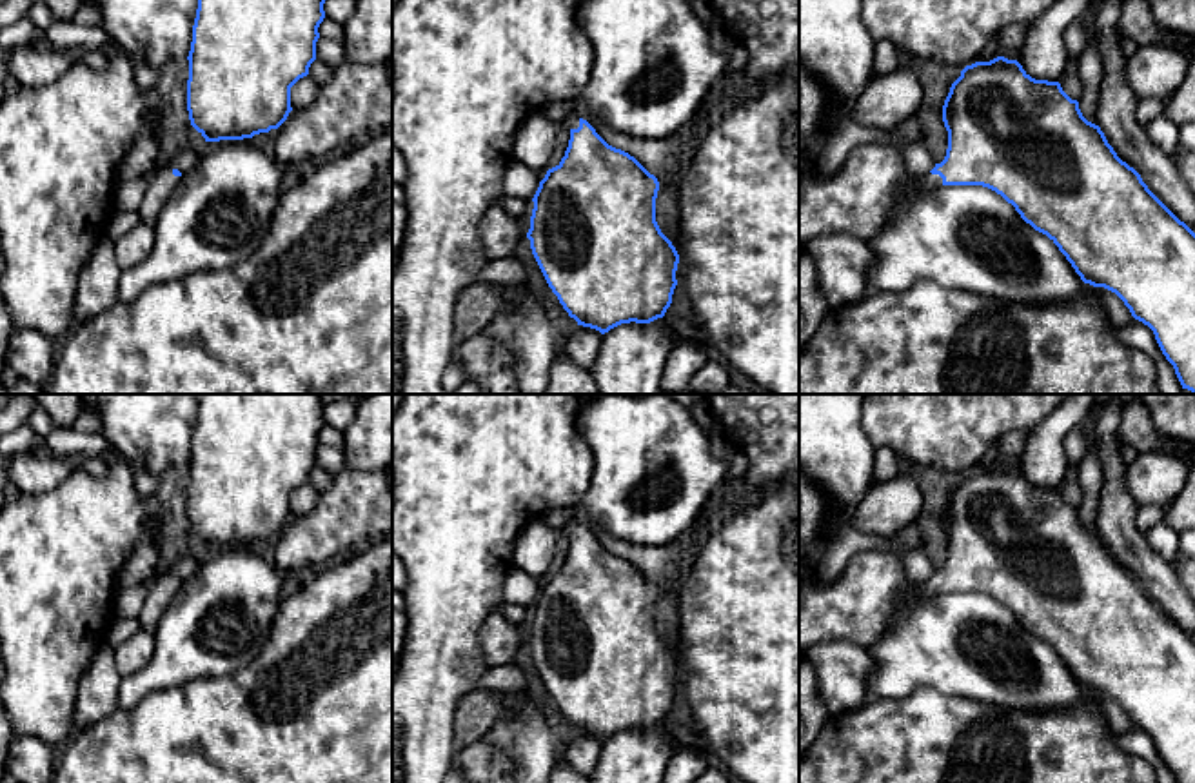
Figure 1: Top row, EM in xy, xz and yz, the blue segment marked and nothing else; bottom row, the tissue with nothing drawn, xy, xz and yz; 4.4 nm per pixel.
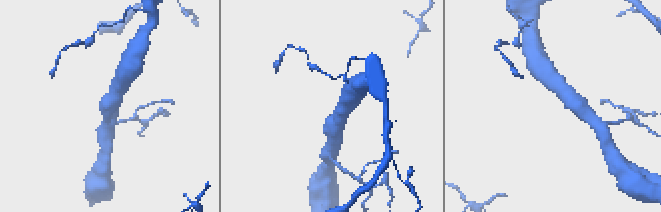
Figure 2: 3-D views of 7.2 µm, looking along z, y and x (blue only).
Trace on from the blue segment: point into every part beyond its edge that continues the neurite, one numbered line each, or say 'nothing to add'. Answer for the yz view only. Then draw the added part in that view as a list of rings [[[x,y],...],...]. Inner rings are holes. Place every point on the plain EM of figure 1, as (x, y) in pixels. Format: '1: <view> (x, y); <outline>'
1: yz (928, 589); [[[928,580],[923,585],[915,585],[915,589],[906,598],[906,603],[919,601],[923,598],[933,598],[933,596],[939,596],[939,594],[944,594],[943,585],[939,581]]]

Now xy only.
1: xy (164, 589); [[[162,574],[151,587],[142,612],[138,616],[140,627],[151,634],[154,634],[162,614],[169,607],[174,594],[180,590],[182,583],[173,581],[173,574]]]

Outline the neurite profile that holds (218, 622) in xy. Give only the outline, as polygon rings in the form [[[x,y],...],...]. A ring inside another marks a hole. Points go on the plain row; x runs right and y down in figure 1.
[[[252,545],[207,549],[209,558],[200,563],[194,578],[182,581],[180,590],[171,600],[154,630],[154,650],[149,663],[122,676],[118,687],[118,707],[133,709],[153,692],[182,687],[193,679],[229,676],[247,667],[271,638],[272,619],[281,605],[281,581],[285,576],[258,554]]]

